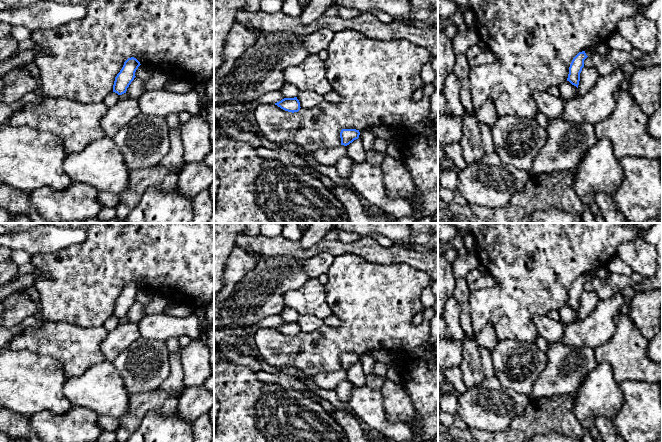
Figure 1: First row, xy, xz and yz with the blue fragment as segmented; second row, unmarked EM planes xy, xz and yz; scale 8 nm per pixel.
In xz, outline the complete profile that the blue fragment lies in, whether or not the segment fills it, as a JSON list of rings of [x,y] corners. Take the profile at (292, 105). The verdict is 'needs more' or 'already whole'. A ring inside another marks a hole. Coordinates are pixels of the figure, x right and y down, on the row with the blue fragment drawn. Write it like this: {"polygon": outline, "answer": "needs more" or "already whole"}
{"polygon": [[[297,97],[294,98],[284,98],[281,101],[275,103],[281,109],[288,112],[298,112],[300,110],[300,102]]], "answer": "already whole"}

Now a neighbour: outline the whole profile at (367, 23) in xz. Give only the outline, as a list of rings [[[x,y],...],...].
[[[242,10],[236,13],[236,22],[240,22],[245,27],[254,27],[265,32],[293,31],[304,36],[323,28],[331,29],[335,33],[352,29],[378,40],[405,39],[414,45],[427,49],[432,57],[438,56],[438,28],[424,29],[399,21],[385,24],[369,12],[360,13],[351,19],[323,14],[309,25],[302,27],[299,16],[287,15],[282,10],[276,13]]]

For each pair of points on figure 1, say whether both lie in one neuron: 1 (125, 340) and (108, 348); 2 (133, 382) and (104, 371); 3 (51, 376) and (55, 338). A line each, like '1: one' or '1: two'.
1: one
2: two
3: two

